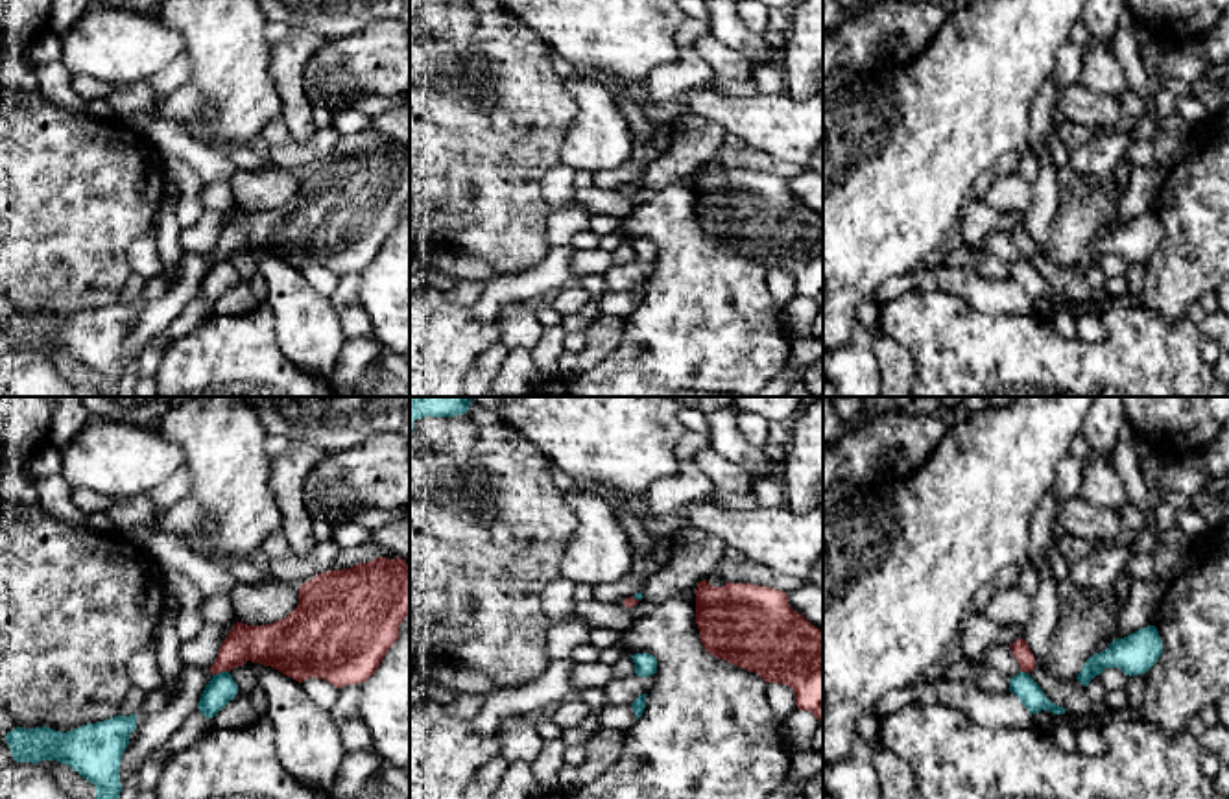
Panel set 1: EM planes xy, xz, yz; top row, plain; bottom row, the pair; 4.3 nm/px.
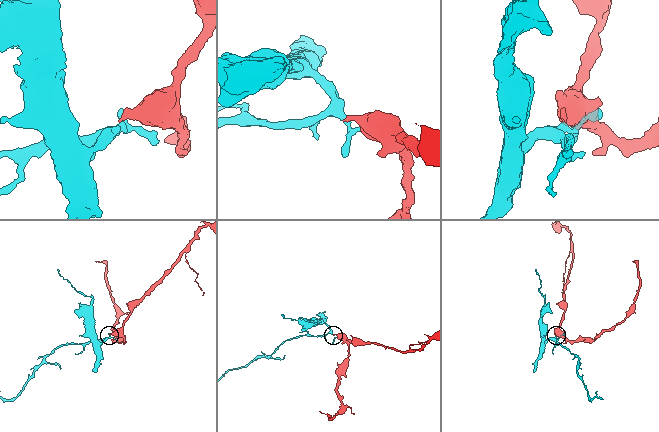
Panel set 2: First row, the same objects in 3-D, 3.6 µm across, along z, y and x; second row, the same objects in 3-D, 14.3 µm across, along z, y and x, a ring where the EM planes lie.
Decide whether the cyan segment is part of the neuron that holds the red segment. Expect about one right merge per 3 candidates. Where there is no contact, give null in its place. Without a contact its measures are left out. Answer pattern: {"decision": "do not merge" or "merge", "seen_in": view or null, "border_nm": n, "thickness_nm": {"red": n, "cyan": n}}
{"decision": "do not merge", "seen_in": "xy", "border_nm": 80, "thickness_nm": {"red": 180, "cyan": 120}}

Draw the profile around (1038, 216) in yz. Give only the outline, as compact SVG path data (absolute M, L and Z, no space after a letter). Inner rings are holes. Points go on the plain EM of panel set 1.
M1050 74L1039 87L1039 92L1030 107L1028 149L1039 161L1039 175L1032 183L1033 203L1024 210L1024 227L1035 244L1035 253L1044 256L1046 231L1061 205L1057 166L1046 144L1048 133L1056 127L1056 107L1061 89Z

